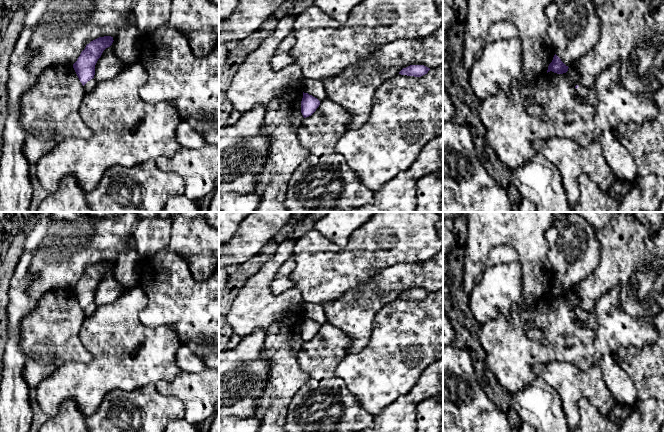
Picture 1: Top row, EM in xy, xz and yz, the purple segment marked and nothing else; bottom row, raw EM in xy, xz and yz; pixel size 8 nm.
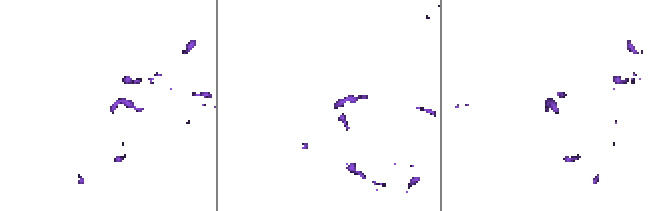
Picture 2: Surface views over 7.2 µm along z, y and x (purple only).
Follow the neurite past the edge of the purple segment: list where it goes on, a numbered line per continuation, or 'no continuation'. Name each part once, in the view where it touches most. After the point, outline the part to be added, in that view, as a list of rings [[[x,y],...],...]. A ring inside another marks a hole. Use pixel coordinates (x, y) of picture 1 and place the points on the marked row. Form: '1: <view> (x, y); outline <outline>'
1: yz (589, 96); outline [[[579,86],[576,90],[589,104],[593,106],[598,104],[596,95],[589,89]]]

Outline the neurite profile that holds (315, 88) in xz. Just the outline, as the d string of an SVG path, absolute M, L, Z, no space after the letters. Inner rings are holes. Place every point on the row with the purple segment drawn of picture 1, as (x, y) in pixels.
M304 79L302 92L317 98L320 102L326 99L326 90L322 81Z

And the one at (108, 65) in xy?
M113 43L106 48L95 65L94 79L97 83L107 81L122 71L125 64L114 54Z

